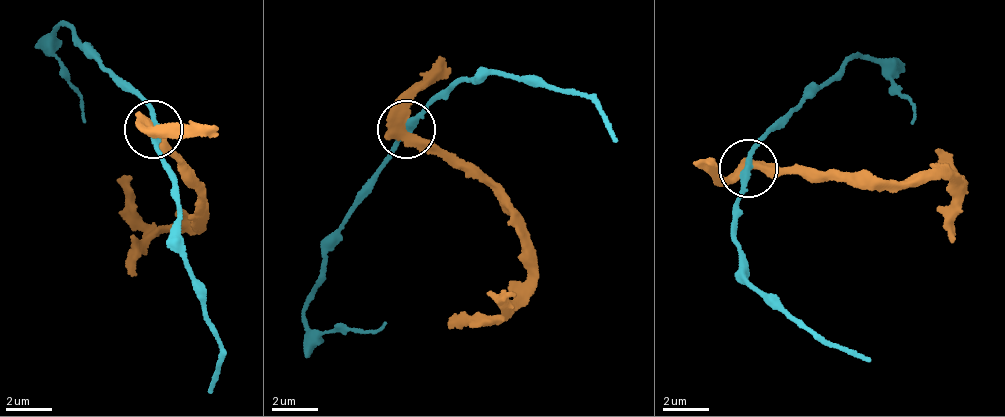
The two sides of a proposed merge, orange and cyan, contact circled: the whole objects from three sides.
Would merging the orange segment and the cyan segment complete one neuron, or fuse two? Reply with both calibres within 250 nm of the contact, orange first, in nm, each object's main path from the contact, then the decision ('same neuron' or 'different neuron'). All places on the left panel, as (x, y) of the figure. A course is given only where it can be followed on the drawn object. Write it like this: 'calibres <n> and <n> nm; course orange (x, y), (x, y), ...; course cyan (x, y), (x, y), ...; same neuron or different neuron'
calibres 480 and 280 nm; course orange (152, 127), (186, 161), (195, 194), (205, 215), (184, 229), (160, 232), (145, 223), (117, 177); course cyan (152, 127), (146, 99), (61, 24), (57, 57), (80, 97), (85, 124); different neuron

